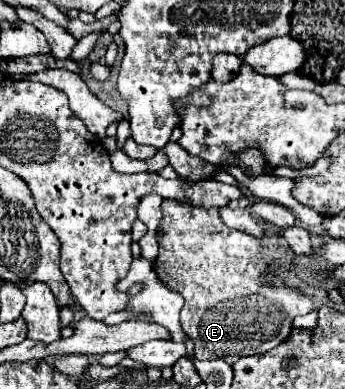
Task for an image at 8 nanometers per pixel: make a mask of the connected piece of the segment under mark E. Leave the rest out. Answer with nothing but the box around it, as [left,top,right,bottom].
[154,200,312,364]

